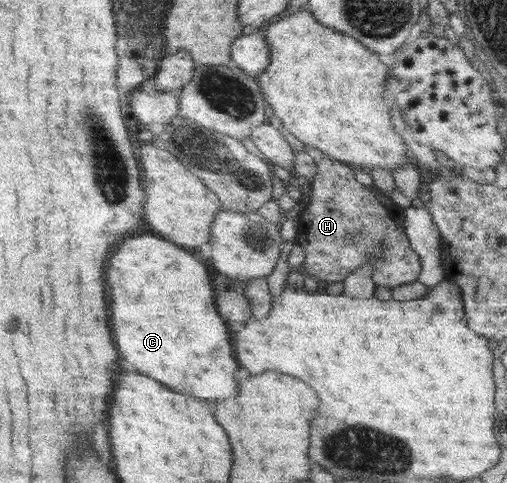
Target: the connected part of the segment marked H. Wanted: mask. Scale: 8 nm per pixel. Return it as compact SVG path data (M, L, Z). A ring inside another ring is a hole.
M330 157L317 161L319 172L312 183L313 198L299 218L298 239L306 250L306 261L303 266L305 271L316 280L345 282L355 270L372 263L375 266L374 278L377 285L393 289L419 280L423 273L423 262L408 235L405 209L394 203L392 197L382 192L375 184L366 186L358 182L358 169L353 165Z

